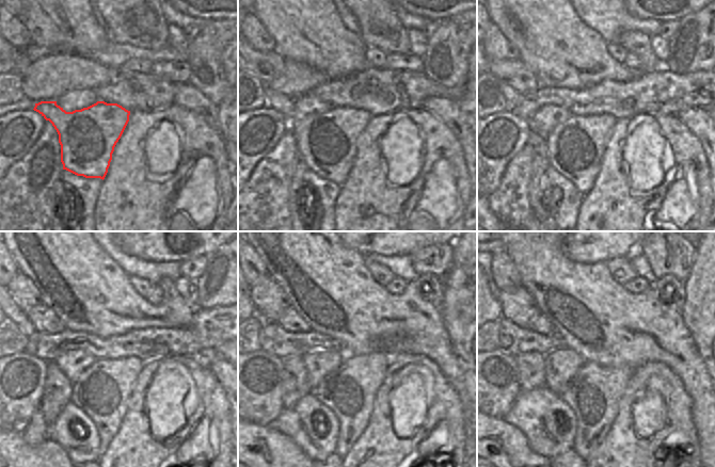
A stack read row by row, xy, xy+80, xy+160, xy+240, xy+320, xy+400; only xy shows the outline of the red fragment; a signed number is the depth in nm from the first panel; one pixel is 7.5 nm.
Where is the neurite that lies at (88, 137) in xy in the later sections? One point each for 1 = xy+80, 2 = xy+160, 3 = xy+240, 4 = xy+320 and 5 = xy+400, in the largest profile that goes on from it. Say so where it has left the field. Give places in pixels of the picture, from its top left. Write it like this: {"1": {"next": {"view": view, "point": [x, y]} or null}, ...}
{"1": {"next": {"view": "xy+80", "point": [327, 141]}}, "2": {"next": {"view": "xy+160", "point": [575, 147]}}, "3": {"next": {"view": "xy+240", "point": [101, 391]}}, "4": {"next": {"view": "xy+320", "point": [349, 391]}}, "5": {"next": {"view": "xy+400", "point": [593, 395]}}}

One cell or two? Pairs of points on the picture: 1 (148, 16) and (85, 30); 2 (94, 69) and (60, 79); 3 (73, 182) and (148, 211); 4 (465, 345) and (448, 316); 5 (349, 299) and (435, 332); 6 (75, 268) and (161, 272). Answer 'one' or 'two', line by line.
1: one
2: one
3: two
4: one
5: one
6: two

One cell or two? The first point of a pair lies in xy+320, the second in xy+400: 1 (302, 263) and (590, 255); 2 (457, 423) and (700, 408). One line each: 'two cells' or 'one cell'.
1: two cells
2: two cells

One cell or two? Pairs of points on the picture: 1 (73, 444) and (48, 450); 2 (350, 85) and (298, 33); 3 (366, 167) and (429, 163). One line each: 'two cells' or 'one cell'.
1: two cells
2: two cells
3: one cell

